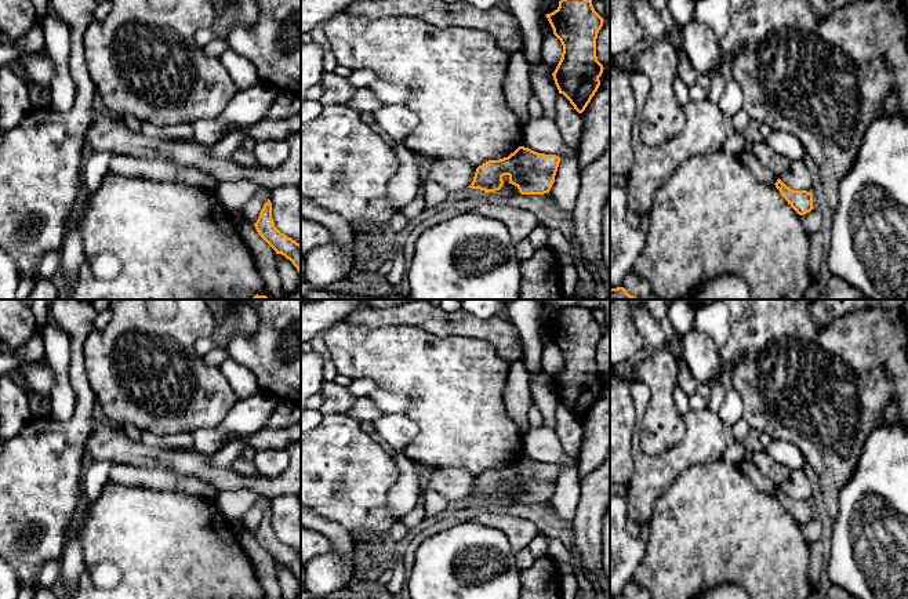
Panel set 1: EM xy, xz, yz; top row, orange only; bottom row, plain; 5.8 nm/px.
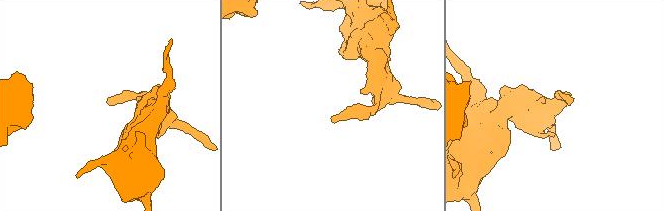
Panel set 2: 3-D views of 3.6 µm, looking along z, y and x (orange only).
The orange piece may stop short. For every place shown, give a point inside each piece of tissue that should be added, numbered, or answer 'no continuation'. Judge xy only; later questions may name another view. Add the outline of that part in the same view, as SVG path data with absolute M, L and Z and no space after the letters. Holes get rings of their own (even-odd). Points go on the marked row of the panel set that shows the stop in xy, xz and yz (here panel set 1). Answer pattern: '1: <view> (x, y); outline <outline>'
no continuation

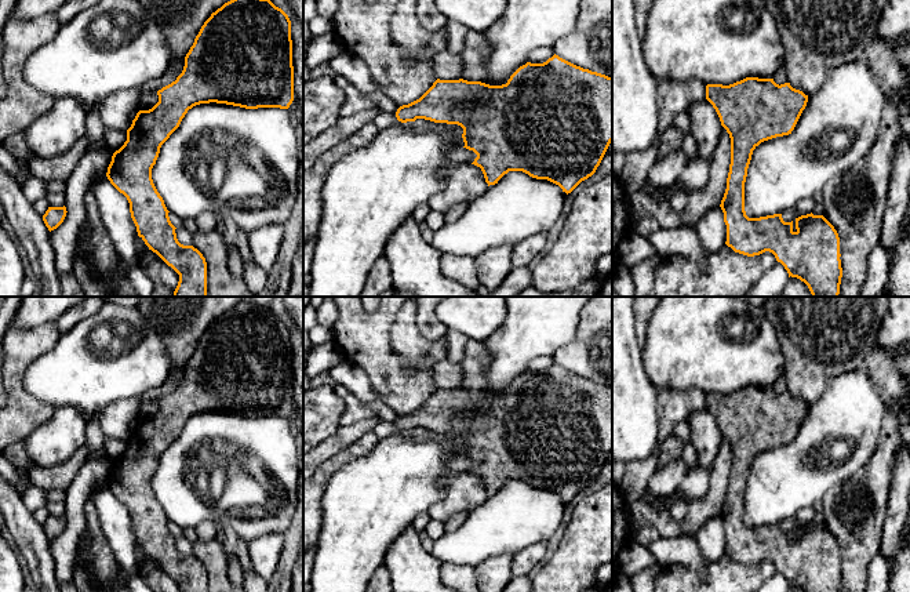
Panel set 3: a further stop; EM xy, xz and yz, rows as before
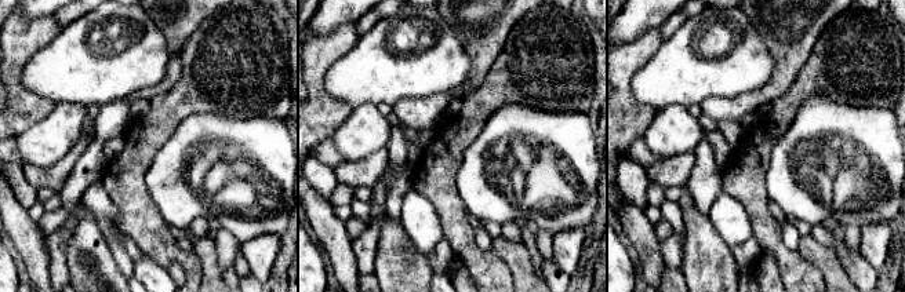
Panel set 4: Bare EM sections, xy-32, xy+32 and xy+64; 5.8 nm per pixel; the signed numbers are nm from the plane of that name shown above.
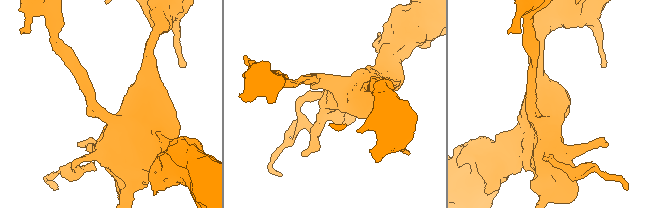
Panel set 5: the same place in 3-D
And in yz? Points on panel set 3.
no continuation

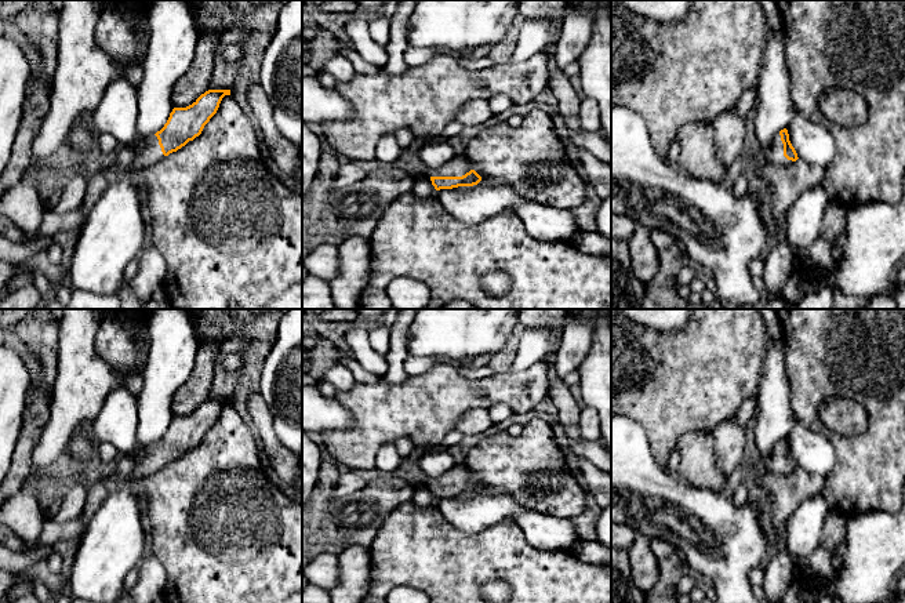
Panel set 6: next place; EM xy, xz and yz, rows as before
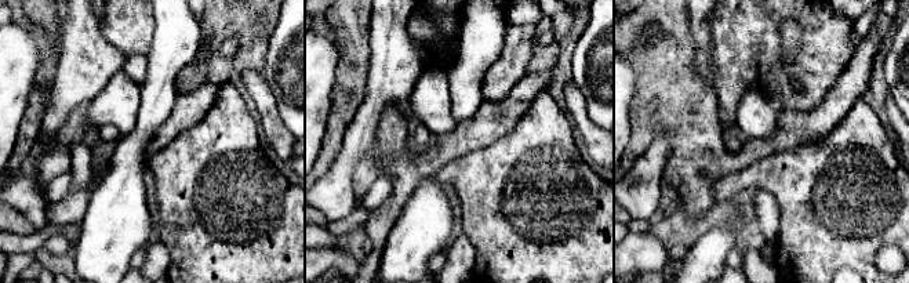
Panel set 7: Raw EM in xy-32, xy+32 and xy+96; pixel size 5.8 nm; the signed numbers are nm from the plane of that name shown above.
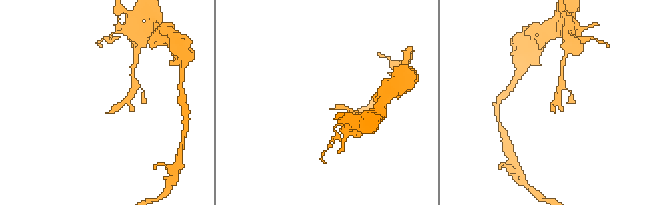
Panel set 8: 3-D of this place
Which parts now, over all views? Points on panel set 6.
1: xz (330, 215); outline M321 153L315 181L302 199L302 262L321 244L338 247L349 237L368 240L386 208L411 192L418 178L462 177L472 170L462 155L439 168L425 167L417 175L382 164L360 181L335 188L338 168L337 153Z

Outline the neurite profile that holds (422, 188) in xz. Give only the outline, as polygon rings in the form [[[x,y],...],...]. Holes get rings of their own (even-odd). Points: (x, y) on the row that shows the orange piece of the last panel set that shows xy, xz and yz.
[[[418,178],[411,189],[417,199],[429,199],[436,196],[436,189],[426,178]]]

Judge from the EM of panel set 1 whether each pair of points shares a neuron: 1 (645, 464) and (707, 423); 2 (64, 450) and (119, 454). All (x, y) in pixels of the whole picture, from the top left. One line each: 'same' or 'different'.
1: same
2: different

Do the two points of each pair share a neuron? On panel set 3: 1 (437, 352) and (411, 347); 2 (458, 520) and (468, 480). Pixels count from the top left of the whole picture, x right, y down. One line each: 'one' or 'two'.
1: one
2: two

